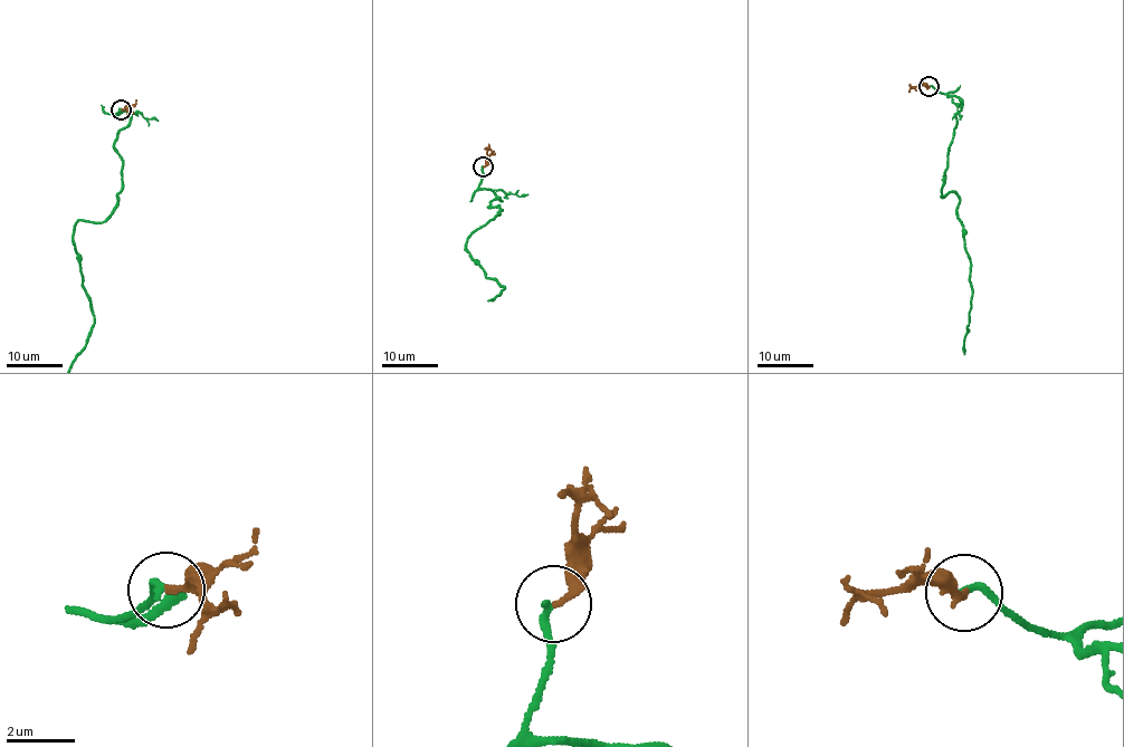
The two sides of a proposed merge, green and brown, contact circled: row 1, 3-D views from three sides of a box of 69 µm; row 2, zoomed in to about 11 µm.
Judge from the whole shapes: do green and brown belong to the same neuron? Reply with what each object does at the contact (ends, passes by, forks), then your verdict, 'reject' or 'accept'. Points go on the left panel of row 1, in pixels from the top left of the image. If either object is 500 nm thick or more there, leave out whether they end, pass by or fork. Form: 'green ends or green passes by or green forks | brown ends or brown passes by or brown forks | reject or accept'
green ends | brown ends | accept

